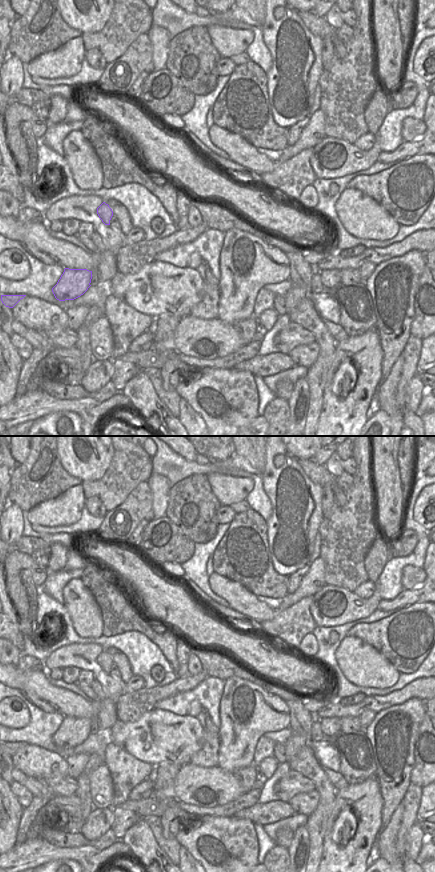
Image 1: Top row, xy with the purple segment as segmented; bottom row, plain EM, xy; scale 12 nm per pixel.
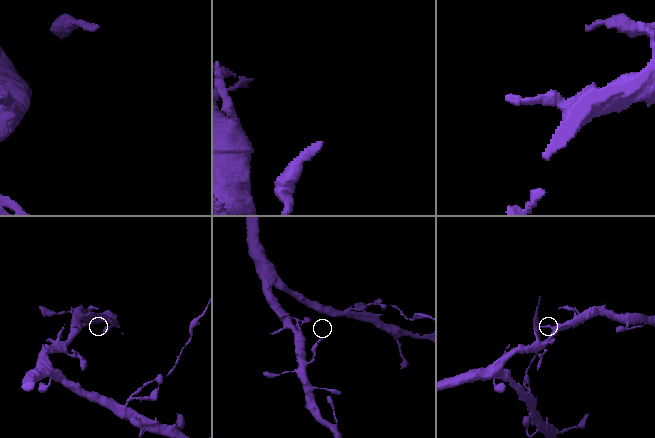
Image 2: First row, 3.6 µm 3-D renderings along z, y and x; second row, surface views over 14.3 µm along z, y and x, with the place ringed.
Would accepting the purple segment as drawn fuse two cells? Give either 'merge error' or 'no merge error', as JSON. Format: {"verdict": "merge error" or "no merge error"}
{"verdict": "no merge error"}

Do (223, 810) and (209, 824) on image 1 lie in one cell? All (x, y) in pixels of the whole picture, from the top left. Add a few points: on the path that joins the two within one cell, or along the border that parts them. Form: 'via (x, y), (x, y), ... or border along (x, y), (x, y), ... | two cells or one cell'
border along (232, 815), (203, 817) | two cells

